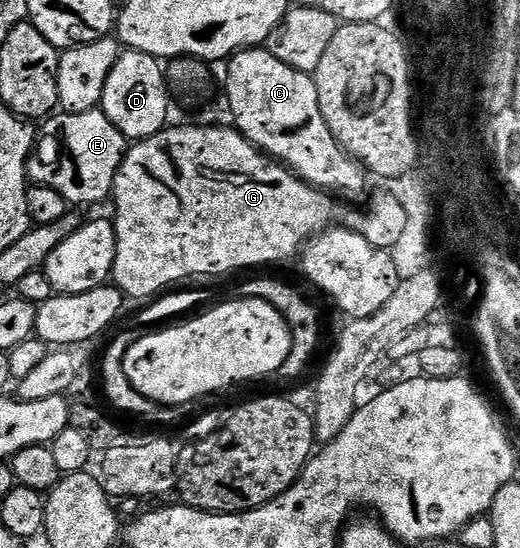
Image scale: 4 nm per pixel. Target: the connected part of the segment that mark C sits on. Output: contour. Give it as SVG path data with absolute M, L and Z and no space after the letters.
M262 46L235 52L229 57L226 66L226 100L234 115L232 124L251 144L255 144L278 163L285 164L295 176L299 176L313 188L321 188L322 191L339 197L358 196L365 190L368 173L338 145L332 130L328 130L328 122L324 122L324 114L320 114L320 98L311 73L301 72L280 62L280 58L276 58Z

